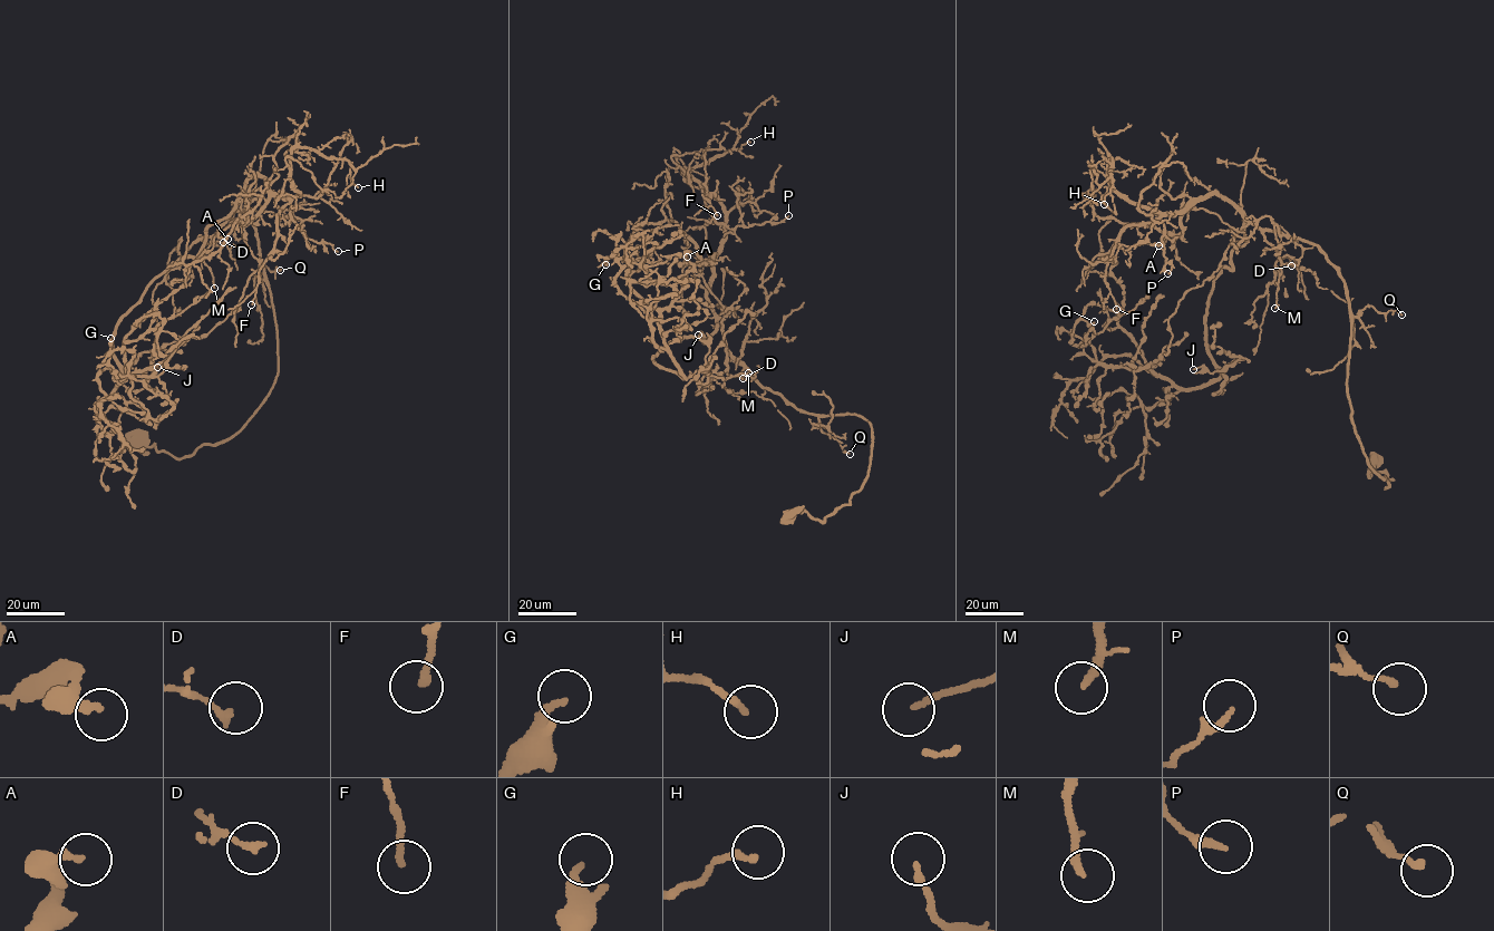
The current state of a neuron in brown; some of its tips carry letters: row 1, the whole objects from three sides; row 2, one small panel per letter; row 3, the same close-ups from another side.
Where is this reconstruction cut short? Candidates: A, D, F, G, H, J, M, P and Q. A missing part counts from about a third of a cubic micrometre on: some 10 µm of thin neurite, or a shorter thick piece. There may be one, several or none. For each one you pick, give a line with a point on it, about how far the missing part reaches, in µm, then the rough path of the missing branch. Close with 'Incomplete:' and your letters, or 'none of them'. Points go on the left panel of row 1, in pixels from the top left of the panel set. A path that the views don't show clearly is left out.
F: at (251, 304); about 15 µm are missing; missing branch runs (251, 304), (243, 329)
M: at (214, 288); about 30 µm are missing; missing branch runs (214, 288), (223, 319), (245, 337)
Incomplete: F, M

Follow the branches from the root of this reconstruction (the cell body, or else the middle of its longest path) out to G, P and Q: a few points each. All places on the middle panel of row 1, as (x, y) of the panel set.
G: (788, 520), (849, 504), (870, 422), (767, 389), (719, 318), (656, 365), (684, 376), (677, 292), (605, 264)
P: (788, 520), (849, 504), (873, 438), (860, 416), (805, 411), (760, 384), (708, 298), (726, 225), (788, 215)
Q: (788, 520), (805, 511), (823, 521), (866, 475), (870, 422), (820, 417), (850, 454)

